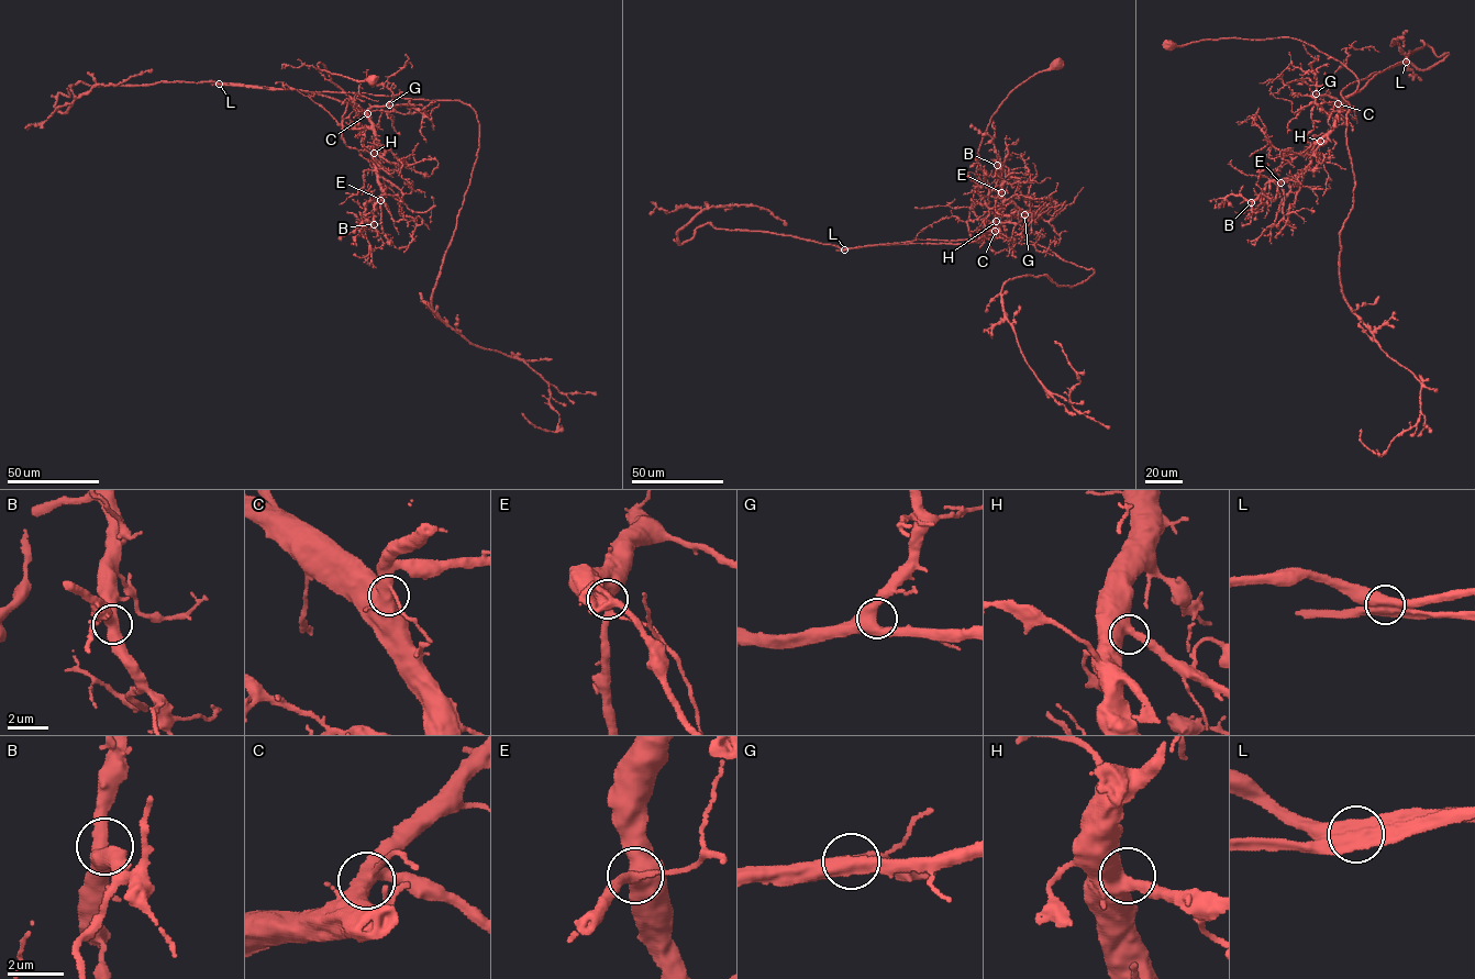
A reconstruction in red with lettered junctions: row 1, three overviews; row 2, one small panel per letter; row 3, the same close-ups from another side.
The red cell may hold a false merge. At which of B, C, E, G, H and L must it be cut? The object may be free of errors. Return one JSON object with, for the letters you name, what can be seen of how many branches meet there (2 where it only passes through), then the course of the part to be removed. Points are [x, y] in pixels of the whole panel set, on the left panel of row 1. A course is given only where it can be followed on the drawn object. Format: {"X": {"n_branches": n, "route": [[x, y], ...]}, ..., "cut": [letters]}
{"L": {"n_branches": 3, "route": [[219, 84], [469, 104], [477, 158], [432, 304], [472, 343], [524, 362], [549, 385], [557, 429], [521, 413]]}, "cut": ["L"]}

